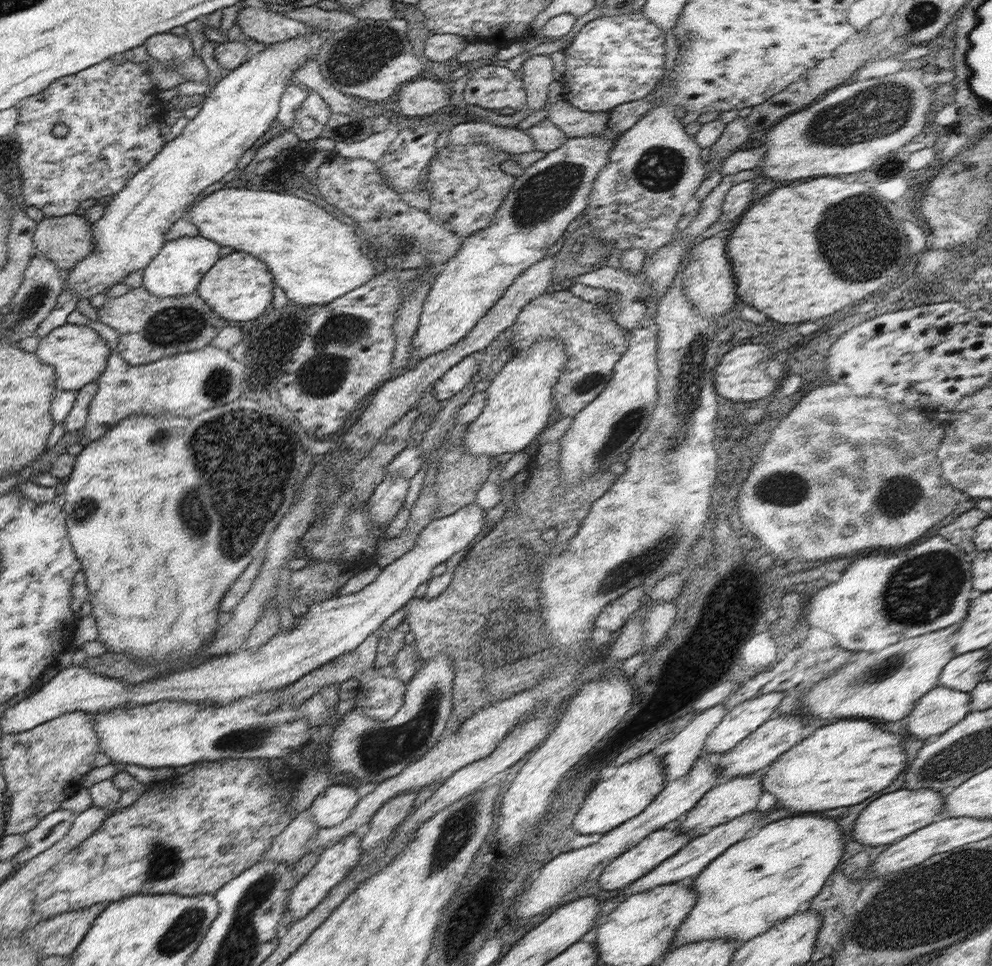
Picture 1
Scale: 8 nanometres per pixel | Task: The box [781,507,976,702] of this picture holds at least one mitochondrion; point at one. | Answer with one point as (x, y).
(923, 590)

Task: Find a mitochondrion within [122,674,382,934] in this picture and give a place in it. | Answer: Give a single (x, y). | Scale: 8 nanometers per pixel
(249, 738)

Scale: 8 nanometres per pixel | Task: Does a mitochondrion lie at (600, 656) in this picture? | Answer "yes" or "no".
no

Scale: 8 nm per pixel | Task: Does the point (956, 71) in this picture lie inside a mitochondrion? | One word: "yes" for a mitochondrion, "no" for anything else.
no

